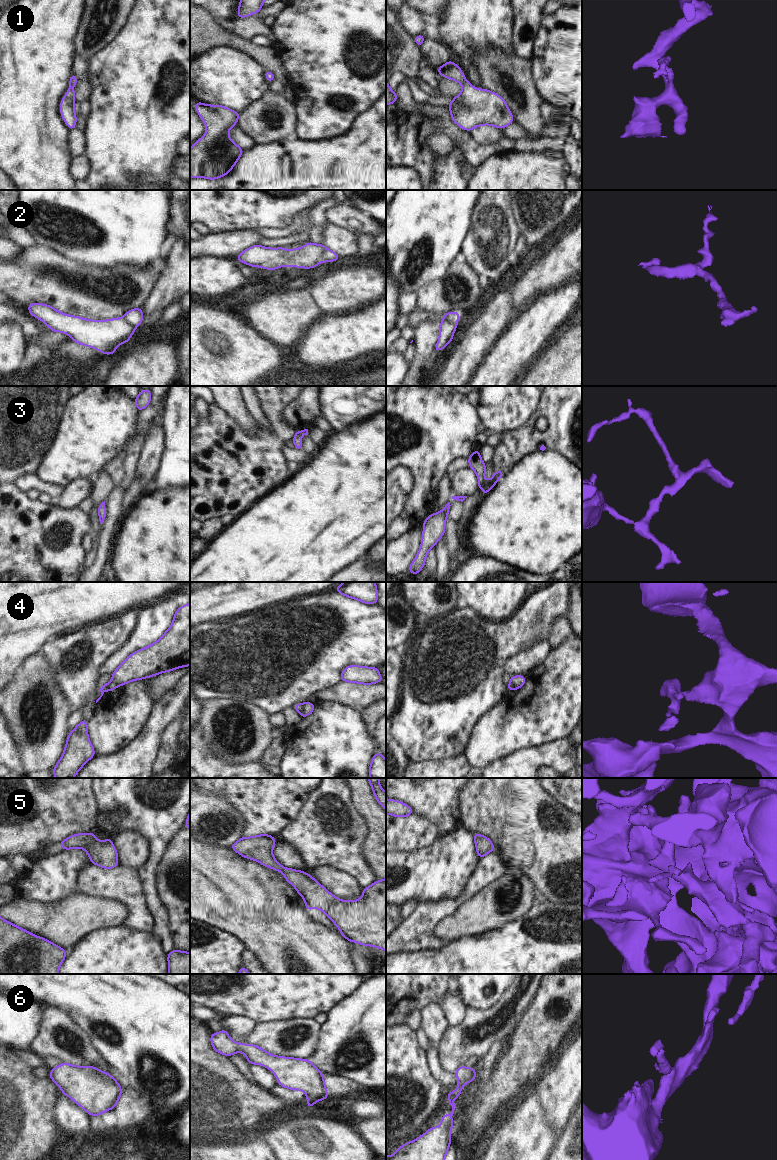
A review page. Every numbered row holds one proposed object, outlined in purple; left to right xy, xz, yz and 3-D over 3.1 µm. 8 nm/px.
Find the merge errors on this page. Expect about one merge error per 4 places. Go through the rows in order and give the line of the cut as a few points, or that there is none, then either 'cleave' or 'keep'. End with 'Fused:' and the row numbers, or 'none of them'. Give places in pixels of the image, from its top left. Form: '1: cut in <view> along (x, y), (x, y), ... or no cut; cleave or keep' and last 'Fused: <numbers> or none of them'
1: no cut; keep
2: cut in xz along (326, 248), (322, 261); cleave
3: no cut; keep
4: cut in xz along (303, 703), (303, 707), (299, 712); cleave
5: no cut; keep
6: no cut; keep
Fused: 2, 4

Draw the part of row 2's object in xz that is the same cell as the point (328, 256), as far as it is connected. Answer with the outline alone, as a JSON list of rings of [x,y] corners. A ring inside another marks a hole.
[[[328,248],[325,249],[322,256],[323,262],[327,262],[327,263],[332,261],[337,261],[339,259],[340,259],[340,256]]]

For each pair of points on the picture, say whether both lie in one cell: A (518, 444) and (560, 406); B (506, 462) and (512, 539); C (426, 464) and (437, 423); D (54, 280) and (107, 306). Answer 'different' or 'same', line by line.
A: same
B: different
C: same
D: same

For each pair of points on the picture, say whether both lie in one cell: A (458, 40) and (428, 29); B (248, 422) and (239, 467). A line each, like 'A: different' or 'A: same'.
A: different
B: different

